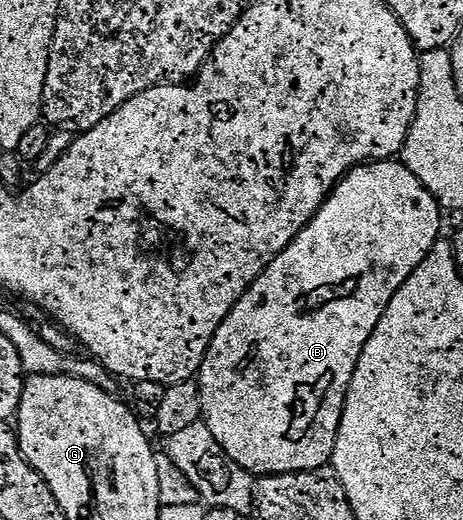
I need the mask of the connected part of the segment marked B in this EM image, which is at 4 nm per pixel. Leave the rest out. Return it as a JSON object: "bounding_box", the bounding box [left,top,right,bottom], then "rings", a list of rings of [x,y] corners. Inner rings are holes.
{"bounding_box":[196,159,443,475],"rings":[[[391,159],[388,161],[372,161],[364,165],[358,165],[350,170],[341,181],[334,187],[333,193],[326,198],[326,202],[318,208],[318,214],[305,225],[300,231],[300,235],[296,235],[296,239],[291,245],[282,252],[277,259],[266,268],[258,278],[250,284],[250,289],[241,297],[232,307],[232,311],[224,319],[224,323],[220,323],[220,327],[216,331],[216,335],[212,339],[212,343],[206,348],[206,355],[202,358],[202,368],[198,370],[196,378],[199,390],[202,392],[204,424],[210,428],[212,435],[220,443],[220,447],[224,447],[224,451],[231,459],[239,465],[240,468],[246,469],[251,475],[269,475],[272,473],[299,473],[300,471],[308,471],[309,469],[320,469],[331,464],[334,448],[336,447],[336,439],[338,431],[342,427],[342,412],[346,406],[346,396],[350,390],[352,383],[352,375],[358,366],[358,360],[362,354],[362,349],[368,343],[368,339],[372,335],[374,328],[378,326],[378,321],[382,317],[382,310],[385,309],[387,303],[392,299],[392,295],[396,295],[396,291],[400,291],[400,287],[410,278],[412,271],[416,271],[416,267],[420,267],[420,263],[432,251],[432,247],[440,240],[438,233],[442,229],[443,210],[440,208],[438,200],[432,196],[429,191],[420,183],[420,179],[416,179],[416,175],[412,175],[412,171],[408,171],[408,167],[402,164],[401,160]]]}

